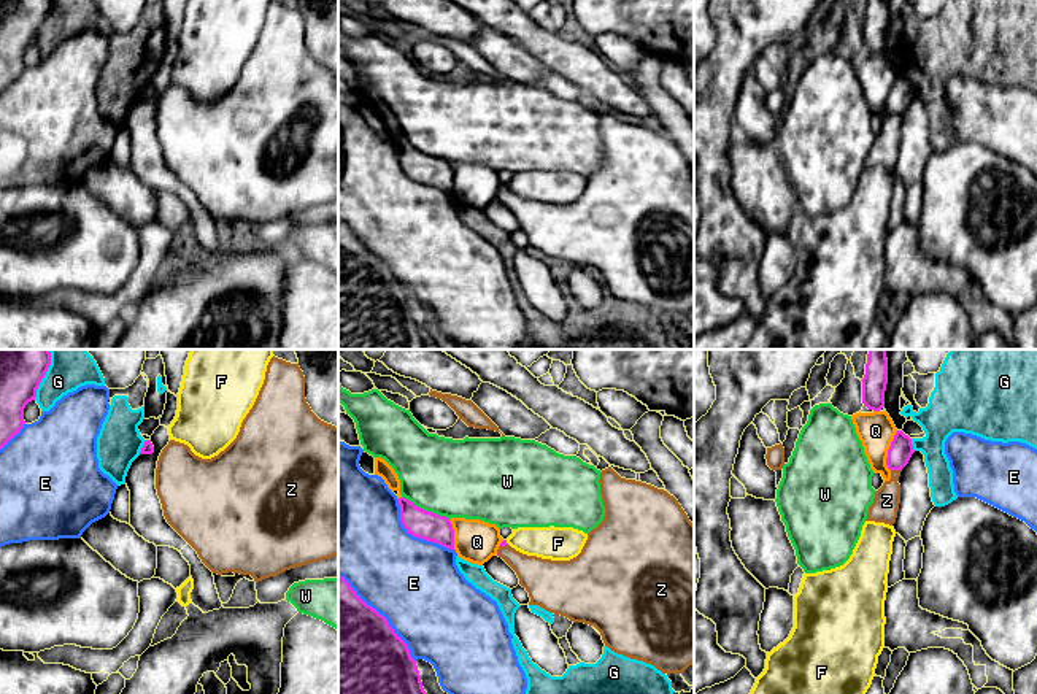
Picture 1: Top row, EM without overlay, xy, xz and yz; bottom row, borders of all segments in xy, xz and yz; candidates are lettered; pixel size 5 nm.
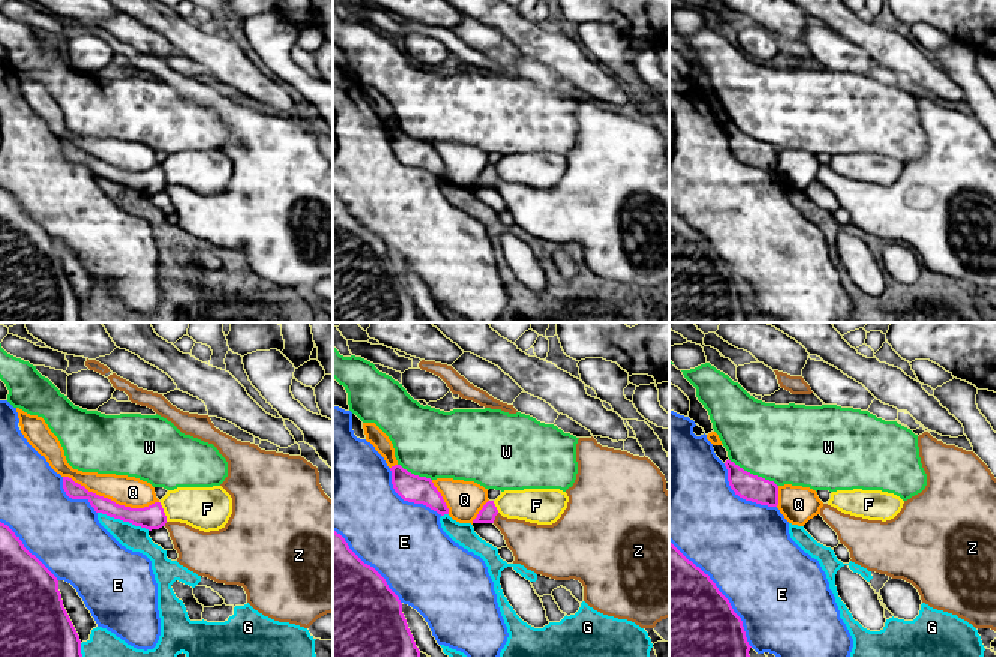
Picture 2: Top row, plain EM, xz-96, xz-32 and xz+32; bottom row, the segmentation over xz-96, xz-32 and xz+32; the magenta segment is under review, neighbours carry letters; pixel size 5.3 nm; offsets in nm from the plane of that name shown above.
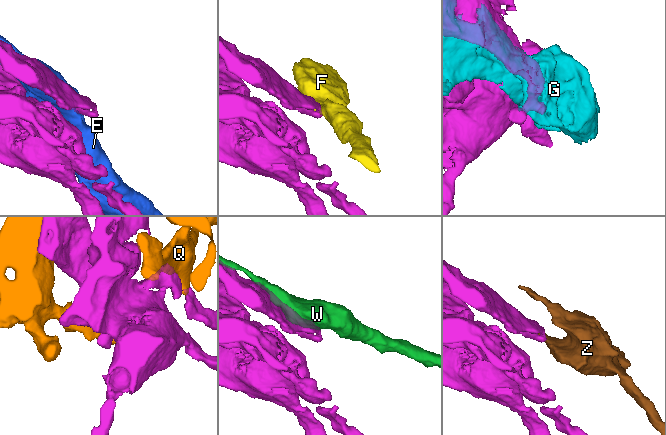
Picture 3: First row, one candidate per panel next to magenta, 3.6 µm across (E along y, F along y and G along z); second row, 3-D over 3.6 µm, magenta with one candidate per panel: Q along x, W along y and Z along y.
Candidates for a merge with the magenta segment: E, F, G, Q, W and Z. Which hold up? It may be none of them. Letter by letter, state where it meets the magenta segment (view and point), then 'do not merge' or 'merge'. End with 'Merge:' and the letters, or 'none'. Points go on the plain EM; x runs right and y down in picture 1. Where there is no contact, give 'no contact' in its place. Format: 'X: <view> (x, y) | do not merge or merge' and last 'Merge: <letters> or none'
E: xz (383, 261) | do not merge
F: xz (505, 186) | do not merge
G: xy (43, 21) | do not merge
Q: yz (888, 96) | do not merge
W: xz (424, 154) | do not merge
Z: yz (896, 113) | do not merge
Merge: none

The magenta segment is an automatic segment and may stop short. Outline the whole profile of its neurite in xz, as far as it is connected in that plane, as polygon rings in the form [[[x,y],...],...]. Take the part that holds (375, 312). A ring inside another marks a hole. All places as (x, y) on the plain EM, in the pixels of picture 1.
[[[340,219],[338,349],[429,349],[407,287]]]

